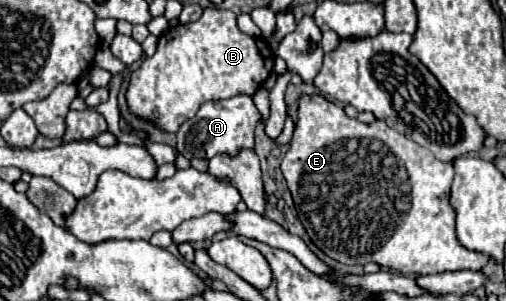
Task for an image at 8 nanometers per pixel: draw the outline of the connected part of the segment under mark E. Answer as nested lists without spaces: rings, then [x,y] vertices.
[[[304,96],[298,108],[294,138],[280,168],[310,240],[326,256],[342,264],[376,262],[382,268],[398,270],[404,276],[420,276],[454,270],[476,272],[490,260],[488,256],[466,250],[456,238],[456,212],[450,204],[454,168],[436,160],[428,148],[408,140],[382,120],[362,124],[348,118],[342,106],[336,106],[322,96]]]

